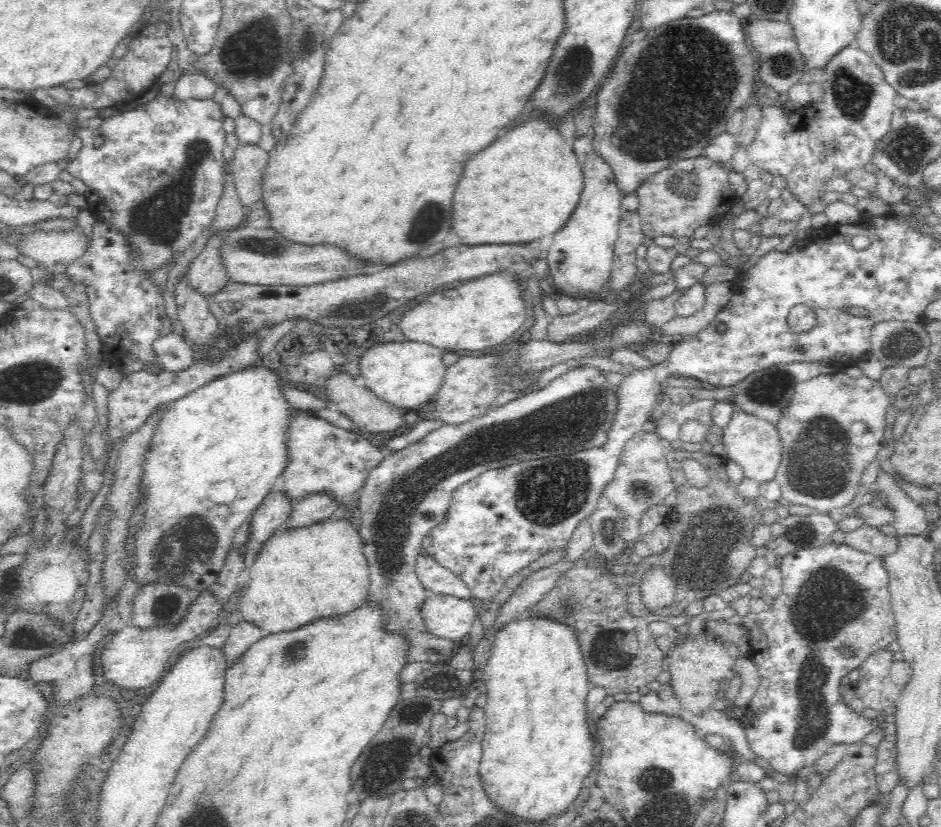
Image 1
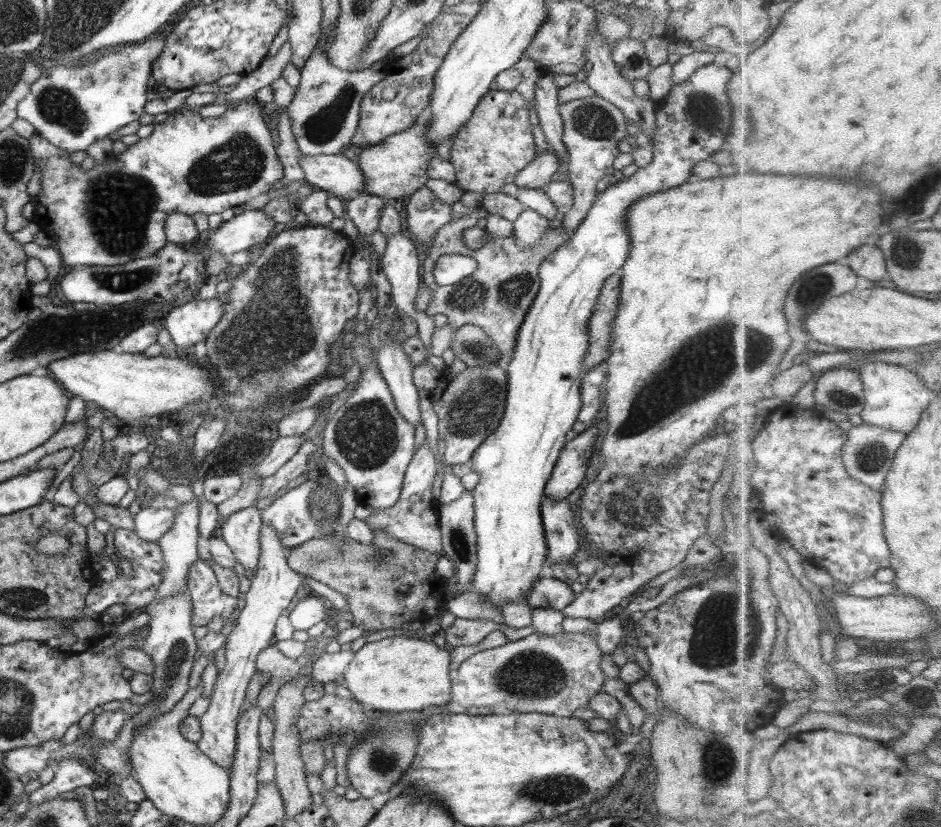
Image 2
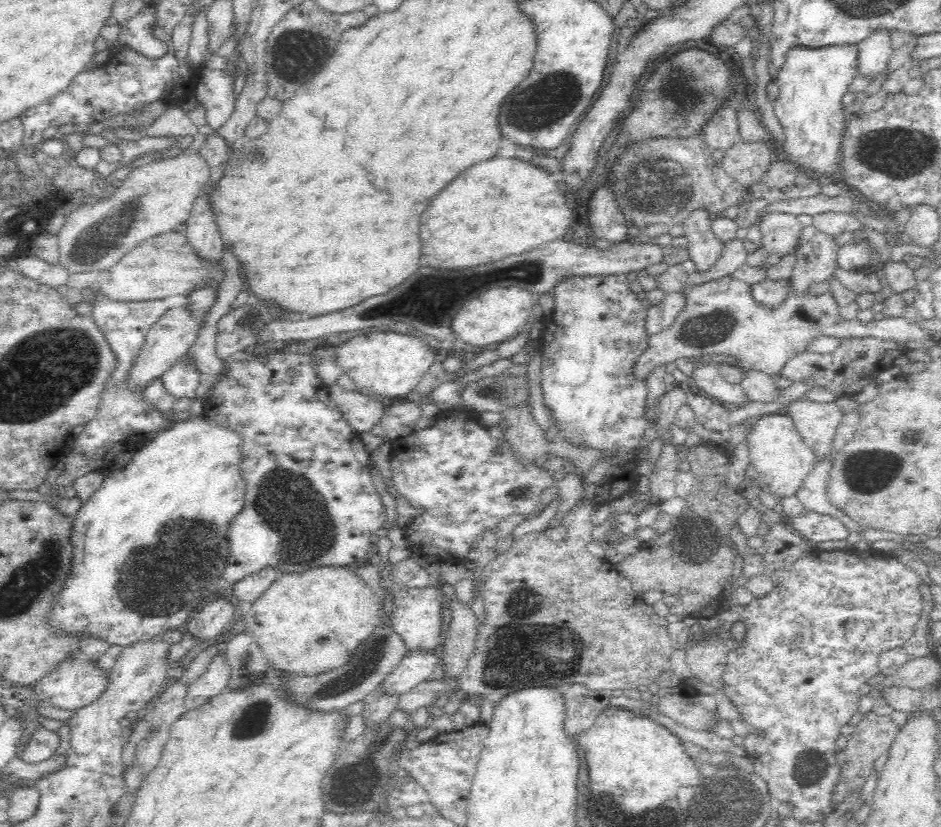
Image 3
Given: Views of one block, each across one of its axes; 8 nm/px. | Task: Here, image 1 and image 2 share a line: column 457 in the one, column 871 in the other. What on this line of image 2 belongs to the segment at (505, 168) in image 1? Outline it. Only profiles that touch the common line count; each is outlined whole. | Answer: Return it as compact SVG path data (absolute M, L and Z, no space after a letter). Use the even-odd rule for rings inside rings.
M734 174L726 178L714 177L708 180L688 180L674 188L664 189L642 197L626 211L626 231L630 235L630 253L620 270L620 299L618 312L610 331L610 355L602 363L606 368L606 380L602 383L600 395L600 414L604 415L604 434L600 436L600 457L604 459L599 480L614 480L620 476L634 476L646 468L674 467L682 460L682 454L688 454L702 438L714 434L728 418L726 408L734 404L758 405L771 395L772 378L778 374L784 356L792 348L794 340L790 334L792 324L786 316L786 298L790 296L792 286L802 280L810 270L830 264L847 261L850 254L870 242L870 236L884 226L884 208L882 192L872 186L860 186L844 182L840 178L804 178L804 176L782 176L782 174Z

